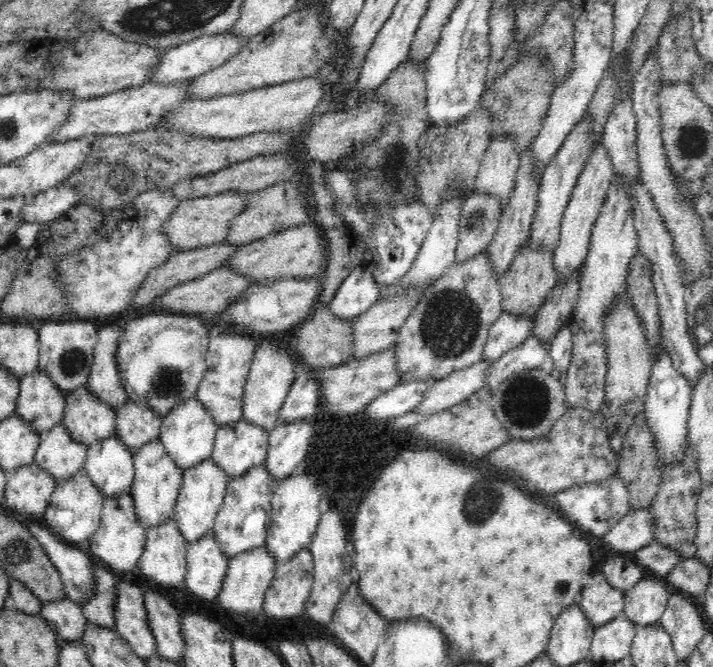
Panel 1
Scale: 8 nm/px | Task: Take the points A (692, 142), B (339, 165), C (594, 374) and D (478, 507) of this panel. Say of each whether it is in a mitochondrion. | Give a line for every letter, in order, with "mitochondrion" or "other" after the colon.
A: mitochondrion
B: other
C: other
D: mitochondrion

